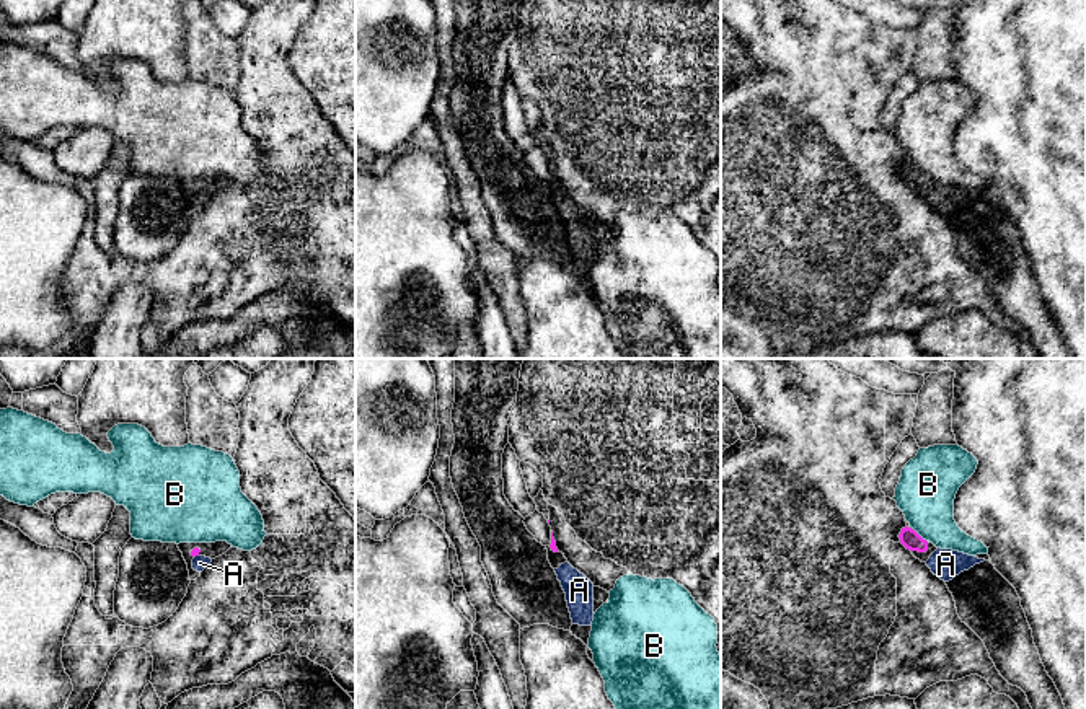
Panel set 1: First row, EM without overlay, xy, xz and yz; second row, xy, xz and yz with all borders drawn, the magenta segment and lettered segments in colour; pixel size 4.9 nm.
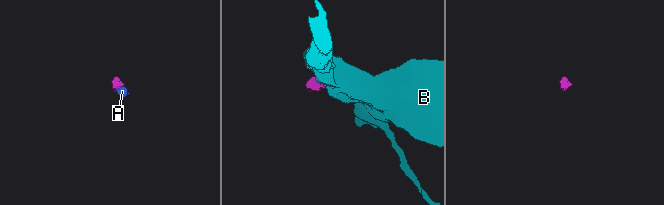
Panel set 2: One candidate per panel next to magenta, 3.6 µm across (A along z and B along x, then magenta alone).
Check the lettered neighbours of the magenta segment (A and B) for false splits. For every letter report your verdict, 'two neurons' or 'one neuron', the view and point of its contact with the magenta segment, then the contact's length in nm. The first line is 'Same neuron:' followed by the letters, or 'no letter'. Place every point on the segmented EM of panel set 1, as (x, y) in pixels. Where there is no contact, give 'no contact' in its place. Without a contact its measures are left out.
Same neuron: A
A: one neuron; contact xy (196, 554); length 30 nm
B: two neurons; contact yz (918, 535); length 100 nm

